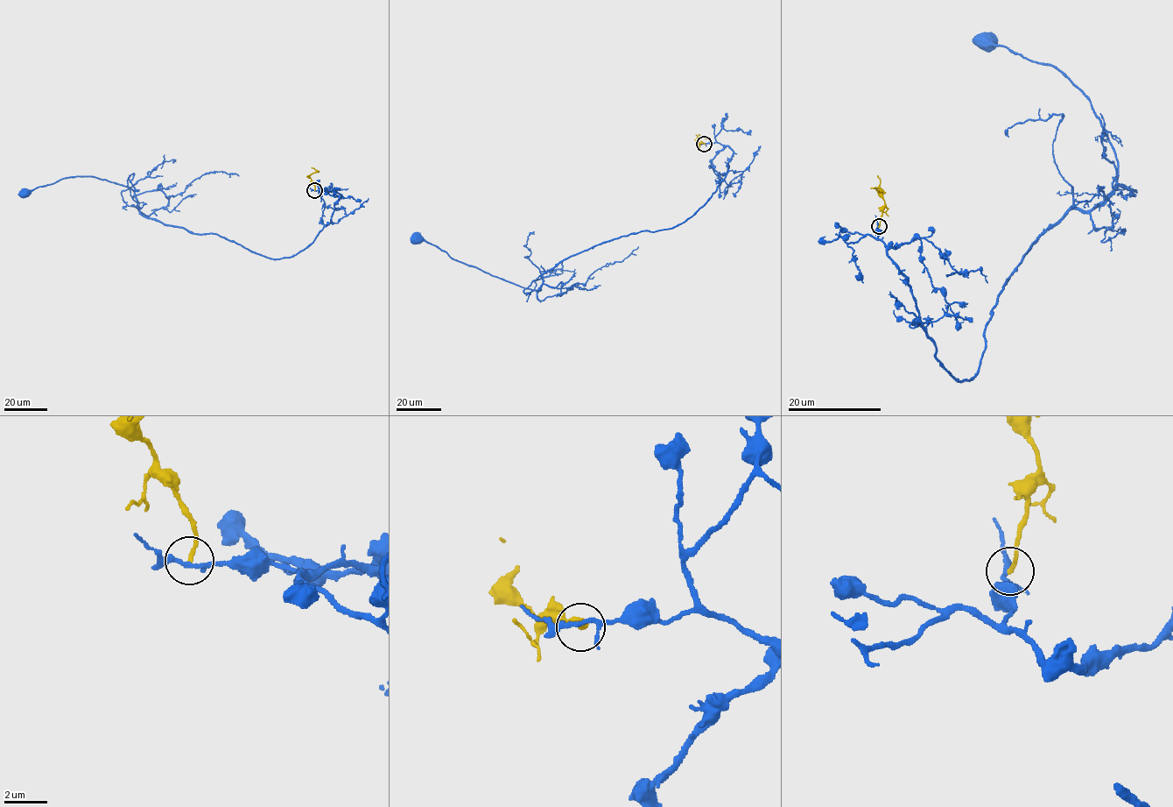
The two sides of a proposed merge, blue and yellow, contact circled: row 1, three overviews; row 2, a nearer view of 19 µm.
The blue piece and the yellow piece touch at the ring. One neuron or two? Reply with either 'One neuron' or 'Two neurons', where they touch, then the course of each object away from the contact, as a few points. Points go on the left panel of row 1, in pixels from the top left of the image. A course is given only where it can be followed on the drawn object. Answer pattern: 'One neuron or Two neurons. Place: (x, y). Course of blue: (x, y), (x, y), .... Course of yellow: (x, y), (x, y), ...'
Two neurons. Place: (314, 190). Course of blue: (314, 190), (340, 194), (331, 221), (279, 259), (145, 217), (133, 191), (103, 180), (24, 194). Course of yellow: (314, 189), (309, 175), (317, 170), (311, 167)

